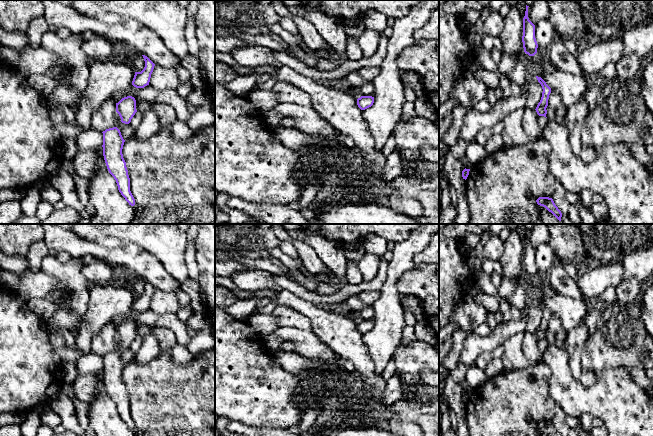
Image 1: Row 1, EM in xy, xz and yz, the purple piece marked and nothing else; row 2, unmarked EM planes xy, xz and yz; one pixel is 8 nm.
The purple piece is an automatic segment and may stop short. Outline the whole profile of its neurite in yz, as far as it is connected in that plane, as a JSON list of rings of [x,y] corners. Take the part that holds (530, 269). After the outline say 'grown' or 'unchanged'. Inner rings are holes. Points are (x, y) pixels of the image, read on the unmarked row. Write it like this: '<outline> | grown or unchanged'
[[[526,229],[525,240],[523,242],[523,272],[524,276],[529,280],[537,277],[538,268],[535,262],[535,249],[528,242],[528,231]]] | unchanged

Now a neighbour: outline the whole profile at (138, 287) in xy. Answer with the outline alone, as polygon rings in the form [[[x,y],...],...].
[[[138,278],[130,285],[130,288],[132,289],[135,296],[141,296],[145,291],[143,280]]]

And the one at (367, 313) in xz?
[[[367,306],[362,309],[358,314],[362,318],[362,320],[372,320],[374,318],[375,311],[371,306]]]

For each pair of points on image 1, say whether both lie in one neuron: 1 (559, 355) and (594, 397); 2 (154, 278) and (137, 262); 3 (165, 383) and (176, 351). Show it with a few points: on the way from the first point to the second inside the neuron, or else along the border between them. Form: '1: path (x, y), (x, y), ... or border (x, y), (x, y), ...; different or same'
1: path (560, 368), (560, 373), (581, 394); same
2: path (150, 274), (141, 265); same
3: border (170, 350), (178, 363), (195, 356); different

